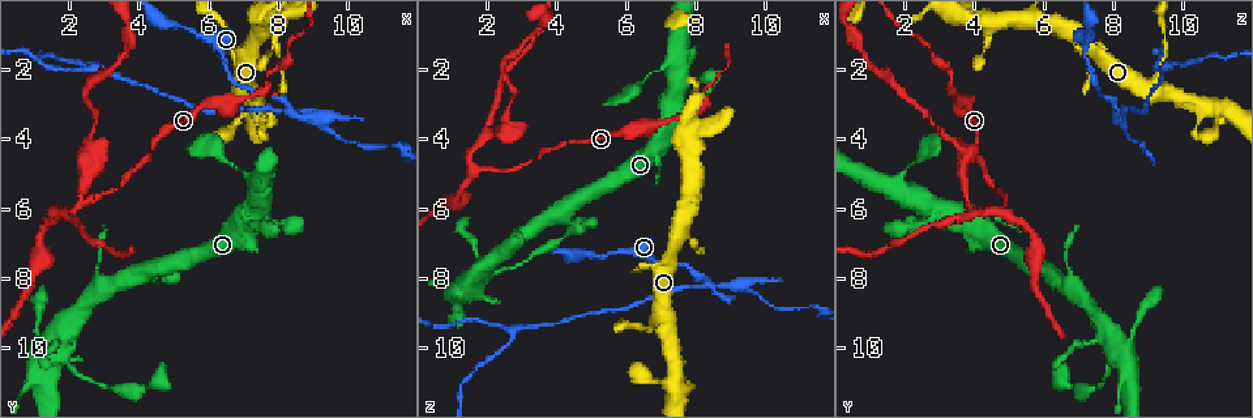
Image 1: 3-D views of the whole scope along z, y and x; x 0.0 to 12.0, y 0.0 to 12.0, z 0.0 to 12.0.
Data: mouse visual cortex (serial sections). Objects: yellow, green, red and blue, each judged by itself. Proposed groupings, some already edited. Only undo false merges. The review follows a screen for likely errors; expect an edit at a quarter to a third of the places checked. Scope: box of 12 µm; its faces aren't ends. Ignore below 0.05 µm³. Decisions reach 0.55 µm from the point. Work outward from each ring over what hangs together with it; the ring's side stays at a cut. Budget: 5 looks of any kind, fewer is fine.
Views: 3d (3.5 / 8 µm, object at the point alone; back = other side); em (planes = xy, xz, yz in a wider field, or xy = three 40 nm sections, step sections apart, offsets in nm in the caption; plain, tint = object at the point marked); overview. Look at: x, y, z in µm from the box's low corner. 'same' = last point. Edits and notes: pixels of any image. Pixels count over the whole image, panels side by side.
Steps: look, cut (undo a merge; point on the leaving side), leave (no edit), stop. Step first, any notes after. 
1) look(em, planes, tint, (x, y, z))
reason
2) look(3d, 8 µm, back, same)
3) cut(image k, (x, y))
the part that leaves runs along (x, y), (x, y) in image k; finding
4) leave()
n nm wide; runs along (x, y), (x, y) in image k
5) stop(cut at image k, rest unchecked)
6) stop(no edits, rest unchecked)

look(3d, 3.5 µm, (6.9, 2.2, 9.2))
side arm on a straight run

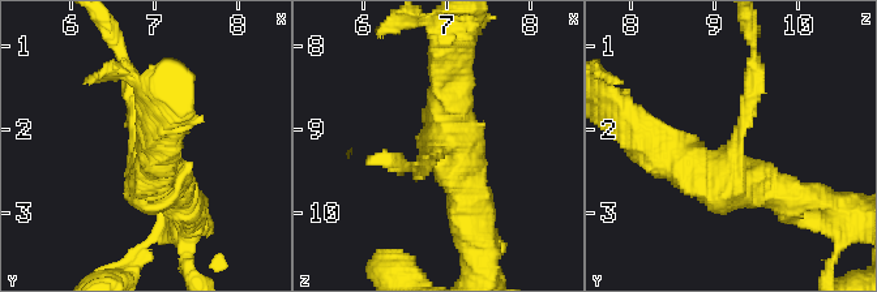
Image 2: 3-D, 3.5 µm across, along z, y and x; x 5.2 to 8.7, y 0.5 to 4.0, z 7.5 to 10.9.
look(em, xy, step 5, tint, (6.90, 2.25, 9.25))

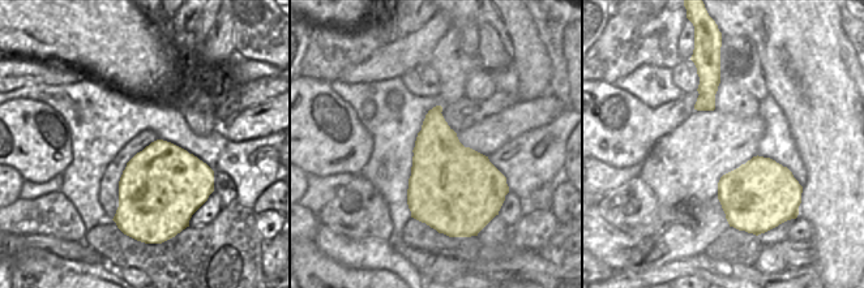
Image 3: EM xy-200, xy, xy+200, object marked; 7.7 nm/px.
cut(image 2, (749, 94))
3 arms; arms of 200, 400, 450 nm; the part that leaves runs along (739, 132), (756, 87), (752, 37) in image 2; a second cell is stuck on

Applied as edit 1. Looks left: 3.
look(overview)

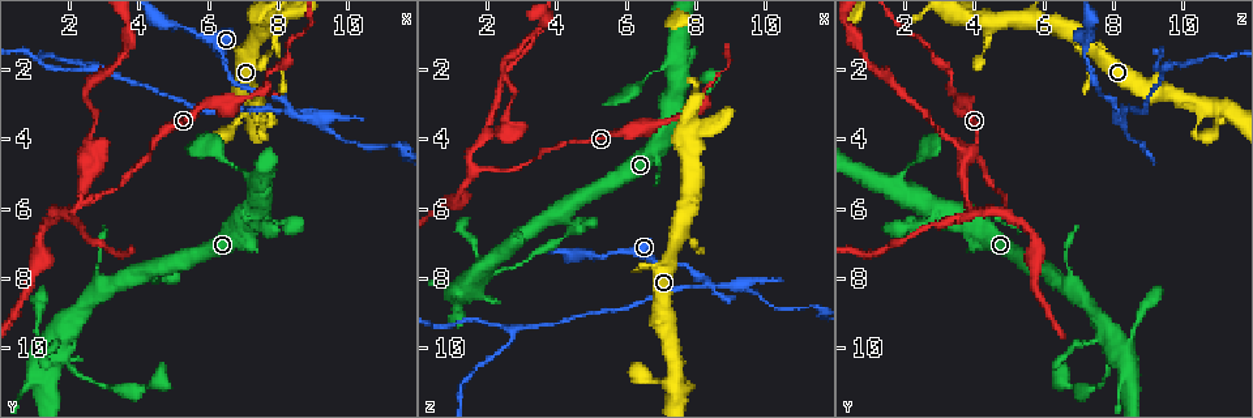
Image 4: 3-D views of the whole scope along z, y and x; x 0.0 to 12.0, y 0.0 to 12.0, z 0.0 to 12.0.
look(3d, 3.5 µm, (2.0, 6.2, 3.9))
two arms in line, one across

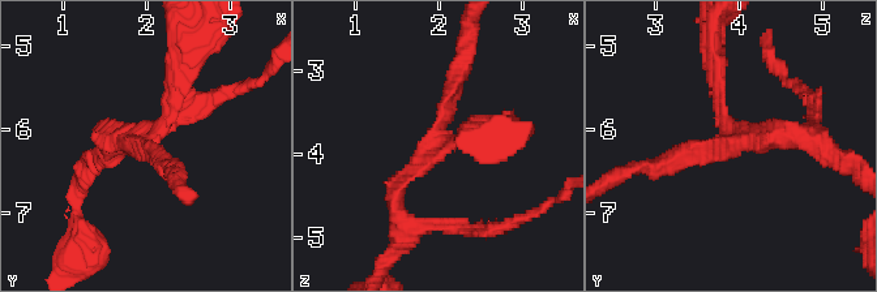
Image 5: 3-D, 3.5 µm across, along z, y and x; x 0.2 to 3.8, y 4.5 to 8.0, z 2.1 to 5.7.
look(em, planes, tint, (2.00, 6.15, 3.85))
3 arms; arms of 150, 200, 200 nm; now the EM

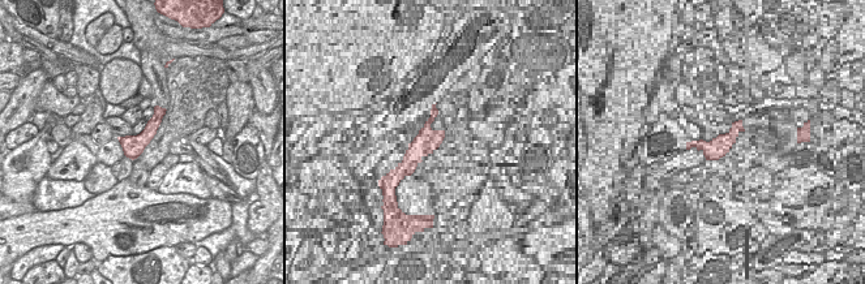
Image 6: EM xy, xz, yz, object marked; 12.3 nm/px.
leave()
runs along (397, 213), (422, 153), (470, 132) in image 5; continuous, no second cell

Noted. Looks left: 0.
stop(cut at image 2, rest unchecked)

